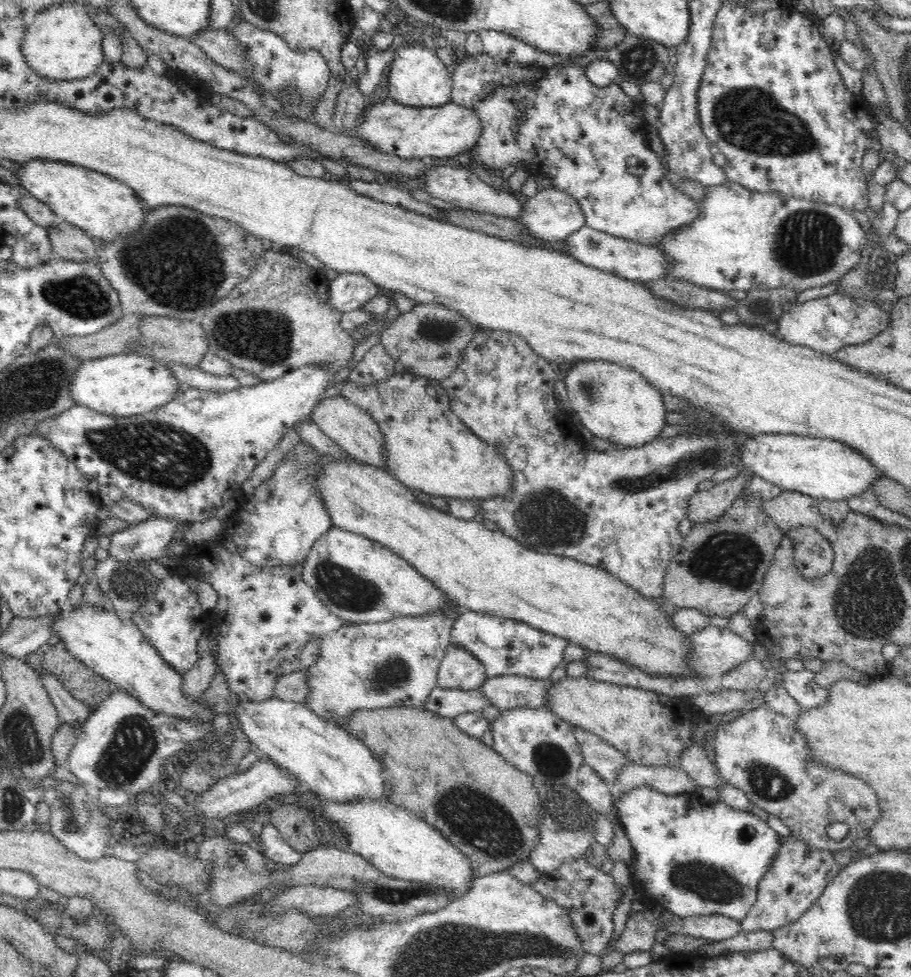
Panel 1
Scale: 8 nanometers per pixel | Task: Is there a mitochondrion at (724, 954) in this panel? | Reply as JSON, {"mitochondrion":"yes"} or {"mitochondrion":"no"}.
{"mitochondrion":"no"}

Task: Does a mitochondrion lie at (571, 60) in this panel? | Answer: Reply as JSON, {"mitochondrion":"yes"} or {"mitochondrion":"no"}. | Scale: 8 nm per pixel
{"mitochondrion":"no"}

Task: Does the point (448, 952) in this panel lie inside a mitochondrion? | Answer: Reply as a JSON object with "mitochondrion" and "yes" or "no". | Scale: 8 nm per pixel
{"mitochondrion":"yes"}

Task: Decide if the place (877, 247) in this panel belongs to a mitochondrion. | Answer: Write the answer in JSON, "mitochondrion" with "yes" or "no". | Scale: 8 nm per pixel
{"mitochondrion":"no"}

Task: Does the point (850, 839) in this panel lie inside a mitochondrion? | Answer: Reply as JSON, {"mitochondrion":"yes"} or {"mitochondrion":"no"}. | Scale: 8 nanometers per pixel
{"mitochondrion":"no"}

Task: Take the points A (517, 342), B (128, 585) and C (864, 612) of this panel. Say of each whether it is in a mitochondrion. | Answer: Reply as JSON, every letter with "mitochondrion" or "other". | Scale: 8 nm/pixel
{"A":"other","B":"mitochondrion","C":"mitochondrion"}

